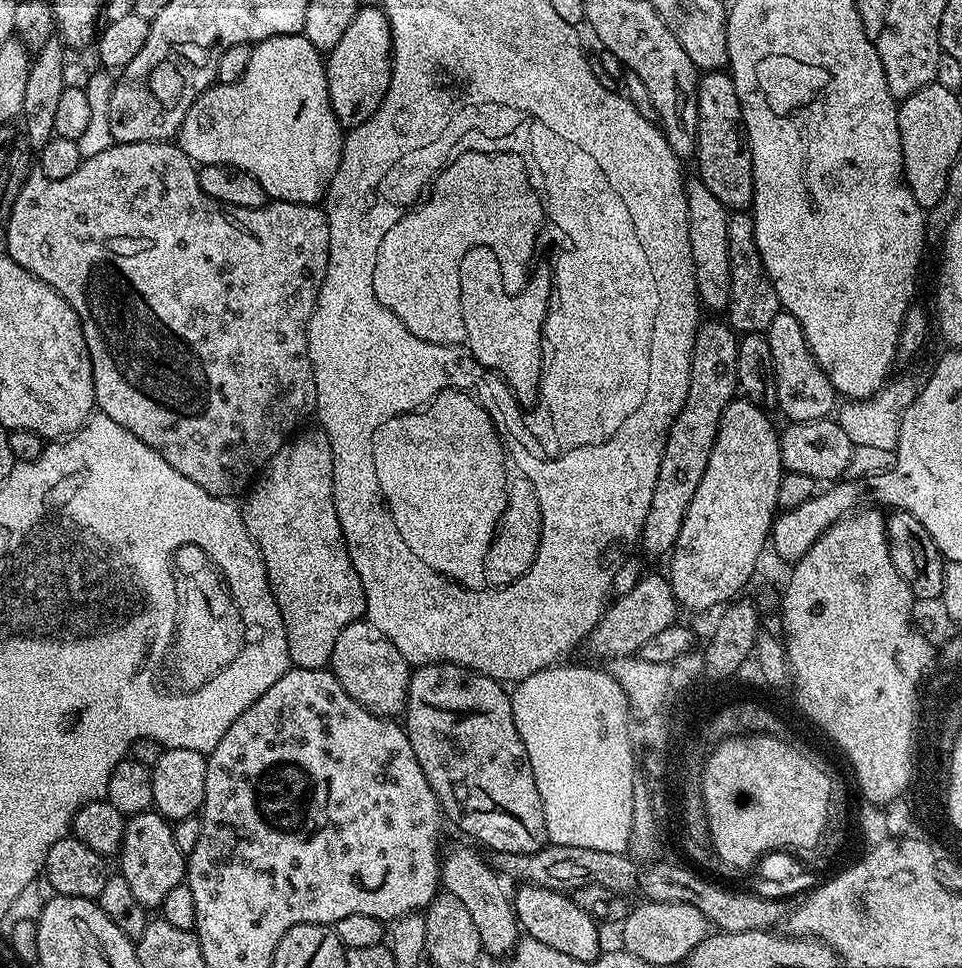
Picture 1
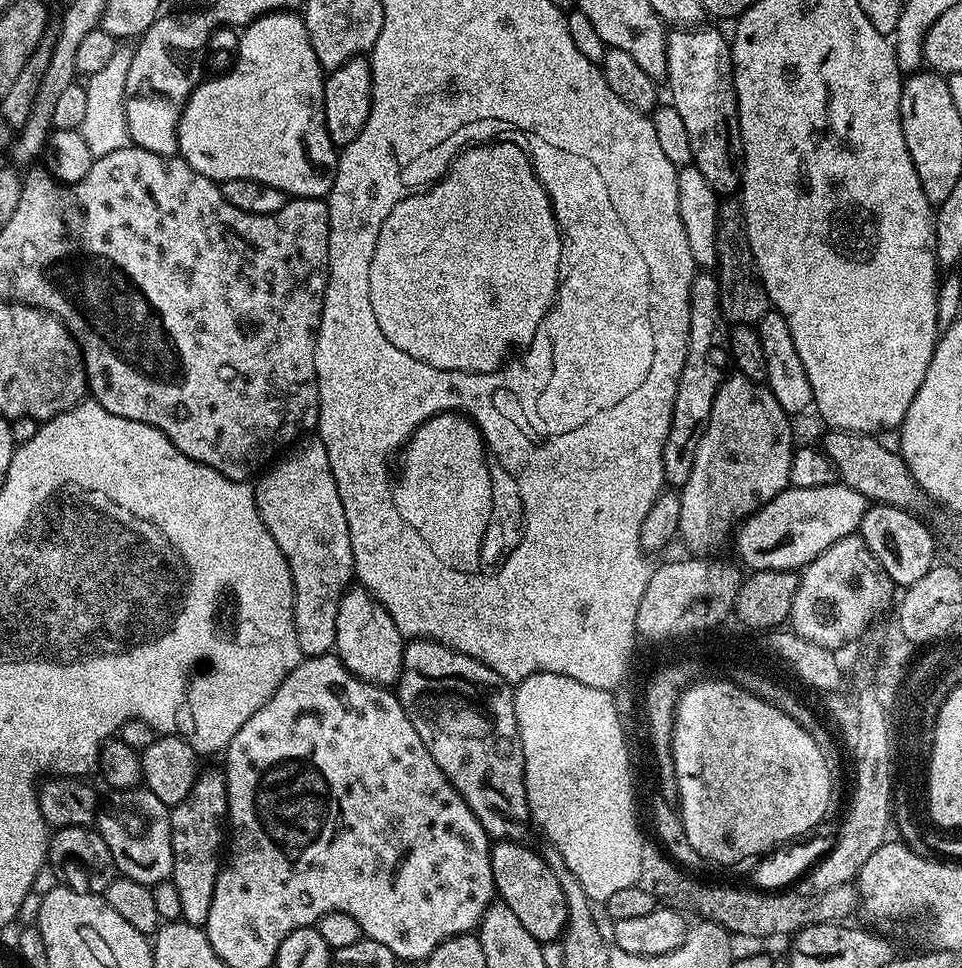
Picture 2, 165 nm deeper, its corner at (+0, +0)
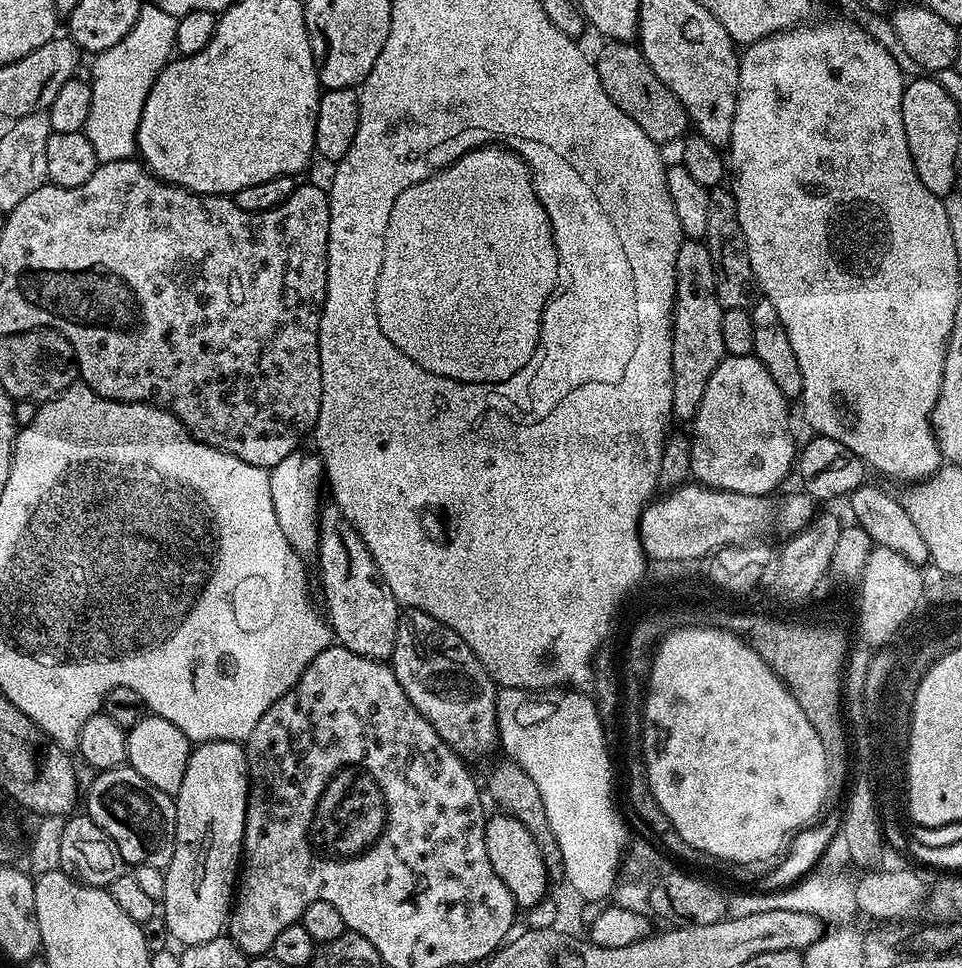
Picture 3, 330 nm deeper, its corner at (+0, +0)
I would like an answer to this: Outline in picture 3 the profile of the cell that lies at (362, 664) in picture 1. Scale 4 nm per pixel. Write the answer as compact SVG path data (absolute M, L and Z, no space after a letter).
M335 506L325 507L322 512L319 556L320 584L324 587L324 604L328 607L326 616L339 647L371 660L387 661L394 650L398 634L398 618L402 609L397 604L394 594L390 594L390 586L386 586L386 582L380 577L380 571L366 542L362 542L362 538L356 533L356 527Z

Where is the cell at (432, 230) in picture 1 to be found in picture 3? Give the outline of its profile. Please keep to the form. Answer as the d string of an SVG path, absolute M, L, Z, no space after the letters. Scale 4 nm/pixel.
M477 146L467 152L466 155L459 156L452 164L448 165L448 167L442 168L440 171L434 173L433 176L427 176L422 182L418 182L414 186L402 190L402 194L398 194L398 198L394 198L394 210L390 210L390 222L386 226L384 253L382 254L382 270L378 274L378 282L376 283L376 317L378 318L378 326L382 330L382 334L386 334L386 338L390 338L390 342L394 342L394 346L398 346L398 350L402 350L402 354L406 354L406 358L418 362L418 366L421 366L424 370L432 374L438 374L439 377L450 377L452 380L460 380L467 384L479 384L481 386L500 384L504 381L504 376L508 376L510 372L514 372L520 364L530 362L530 358L536 355L536 349L540 342L540 323L544 317L544 307L548 305L548 301L551 300L553 292L556 291L559 265L560 259L558 258L556 243L552 237L550 218L546 214L546 210L534 190L534 186L532 185L532 172L528 169L528 163L526 163L521 156L517 156L511 148L505 148L503 146Z

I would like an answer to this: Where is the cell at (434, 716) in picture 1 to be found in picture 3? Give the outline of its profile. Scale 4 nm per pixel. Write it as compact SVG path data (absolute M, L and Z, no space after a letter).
M422 610L401 611L390 667L414 710L418 710L418 714L438 730L438 738L465 761L480 760L497 751L500 739L496 725L498 685L482 662L478 662L470 646L466 646L450 626L438 622L438 618L430 618L430 614Z

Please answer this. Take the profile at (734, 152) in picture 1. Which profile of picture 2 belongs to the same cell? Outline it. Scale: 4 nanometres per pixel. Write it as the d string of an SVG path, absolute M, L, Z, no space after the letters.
M697 26L695 28L673 27L666 42L666 85L672 91L670 103L690 134L692 164L706 177L706 182L718 194L732 194L739 189L742 175L744 145L740 143L740 115L736 105L736 89L732 87L732 54L729 41L716 28Z

